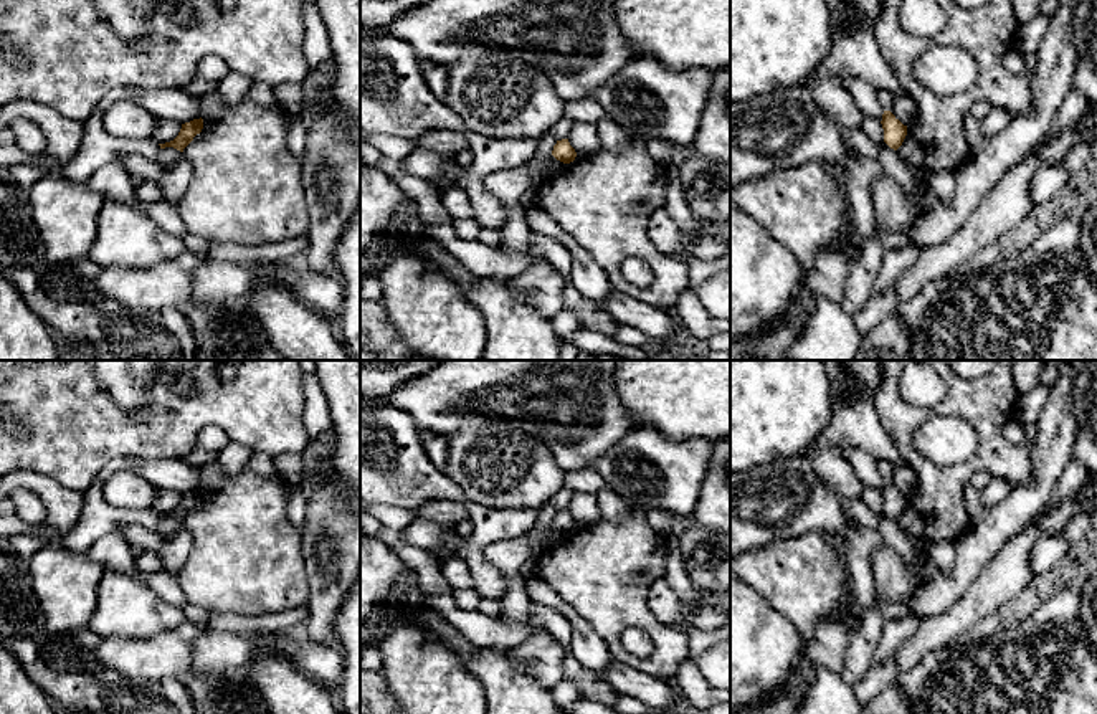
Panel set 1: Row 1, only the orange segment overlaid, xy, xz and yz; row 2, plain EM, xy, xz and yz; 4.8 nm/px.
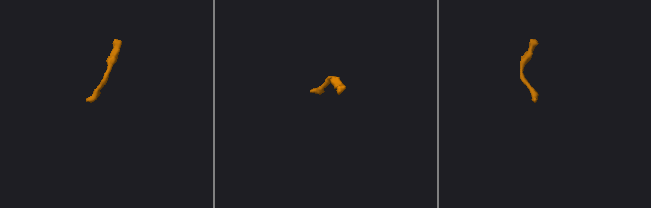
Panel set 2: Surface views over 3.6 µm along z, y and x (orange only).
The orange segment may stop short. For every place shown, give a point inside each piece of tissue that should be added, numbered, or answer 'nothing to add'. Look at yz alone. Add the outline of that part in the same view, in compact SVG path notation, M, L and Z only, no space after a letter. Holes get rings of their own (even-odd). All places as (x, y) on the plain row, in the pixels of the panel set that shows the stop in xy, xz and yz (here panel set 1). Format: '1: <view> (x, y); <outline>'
nothing to add

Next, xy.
1: xy (98, 518); M126 456L114 458L102 466L99 474L96 476L96 481L83 494L81 514L79 514L76 527L61 539L63 545L68 550L76 552L76 554L84 554L97 539L101 539L102 536L114 531L114 527L117 524L139 524L139 526L150 527L150 529L154 529L159 524L160 516L150 509L121 509L121 507L114 507L104 501L104 497L102 497L104 481L111 474L114 474L121 469L129 469L129 471L134 471L139 474L137 469L131 468Z

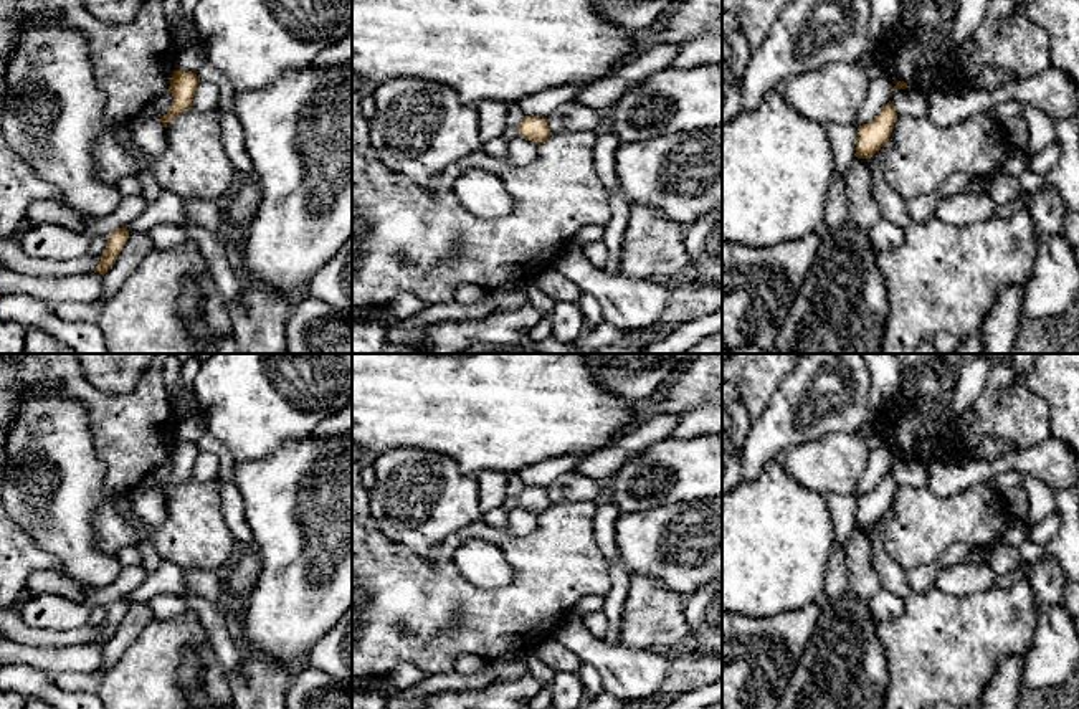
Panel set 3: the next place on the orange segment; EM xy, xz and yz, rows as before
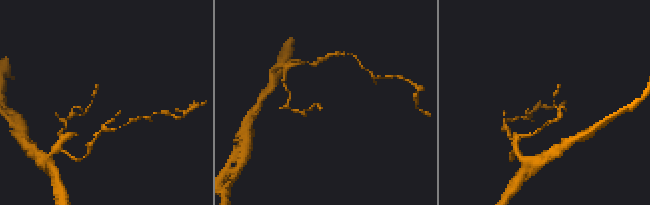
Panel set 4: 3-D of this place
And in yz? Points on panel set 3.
nothing to add

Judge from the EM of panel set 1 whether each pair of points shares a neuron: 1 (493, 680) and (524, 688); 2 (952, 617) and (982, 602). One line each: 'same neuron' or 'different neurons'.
1: same neuron
2: same neuron

